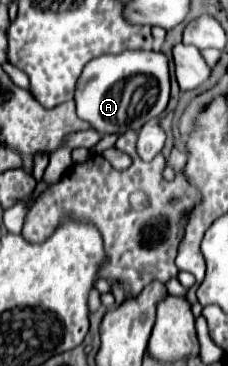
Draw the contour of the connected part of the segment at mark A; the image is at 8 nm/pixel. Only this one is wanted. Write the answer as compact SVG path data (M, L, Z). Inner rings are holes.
M123 51L117 55L101 55L89 61L77 81L77 91L75 91L75 103L77 103L77 115L79 119L91 123L93 129L99 133L125 133L129 129L139 131L141 125L145 125L149 119L161 115L169 103L169 59L161 51Z

